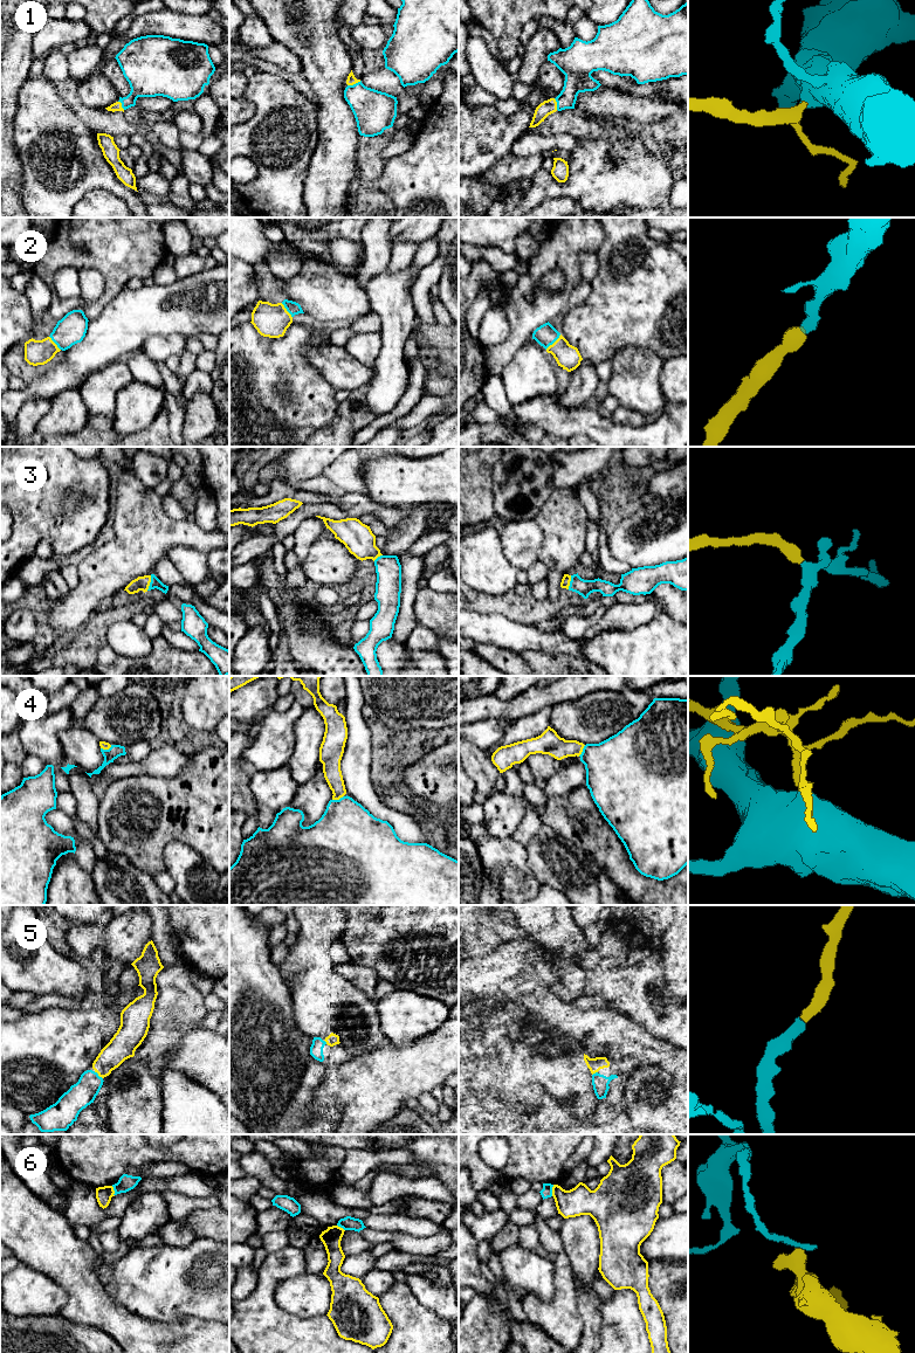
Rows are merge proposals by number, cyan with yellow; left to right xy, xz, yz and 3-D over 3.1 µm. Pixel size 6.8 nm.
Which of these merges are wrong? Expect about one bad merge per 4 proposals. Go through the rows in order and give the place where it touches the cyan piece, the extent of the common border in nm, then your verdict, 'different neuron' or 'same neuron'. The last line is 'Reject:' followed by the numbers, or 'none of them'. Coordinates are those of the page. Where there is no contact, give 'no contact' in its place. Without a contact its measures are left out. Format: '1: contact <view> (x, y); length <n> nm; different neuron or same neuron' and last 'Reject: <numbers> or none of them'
1: contact xz (353, 84); length 100 nm; same neuron
2: contact yz (552, 343); length 150 nm; same neuron
3: contact xy (150, 582); length 110 nm; same neuron
4: contact xz (337, 800); length 90 nm; same neuron
5: contact xy (97, 1075); length 80 nm; same neuron
6: contact yz (551, 1191); length 80 nm; different neuron
Reject: 6

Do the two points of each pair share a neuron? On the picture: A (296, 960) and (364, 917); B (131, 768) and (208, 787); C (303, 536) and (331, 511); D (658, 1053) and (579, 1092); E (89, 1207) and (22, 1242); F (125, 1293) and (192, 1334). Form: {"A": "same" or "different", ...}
{"A": "different", "B": "different", "C": "different", "D": "different", "E": "different", "F": "different"}

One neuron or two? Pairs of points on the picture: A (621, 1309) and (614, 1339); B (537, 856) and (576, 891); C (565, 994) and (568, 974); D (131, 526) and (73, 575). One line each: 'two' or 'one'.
A: one
B: one
C: two
D: two

